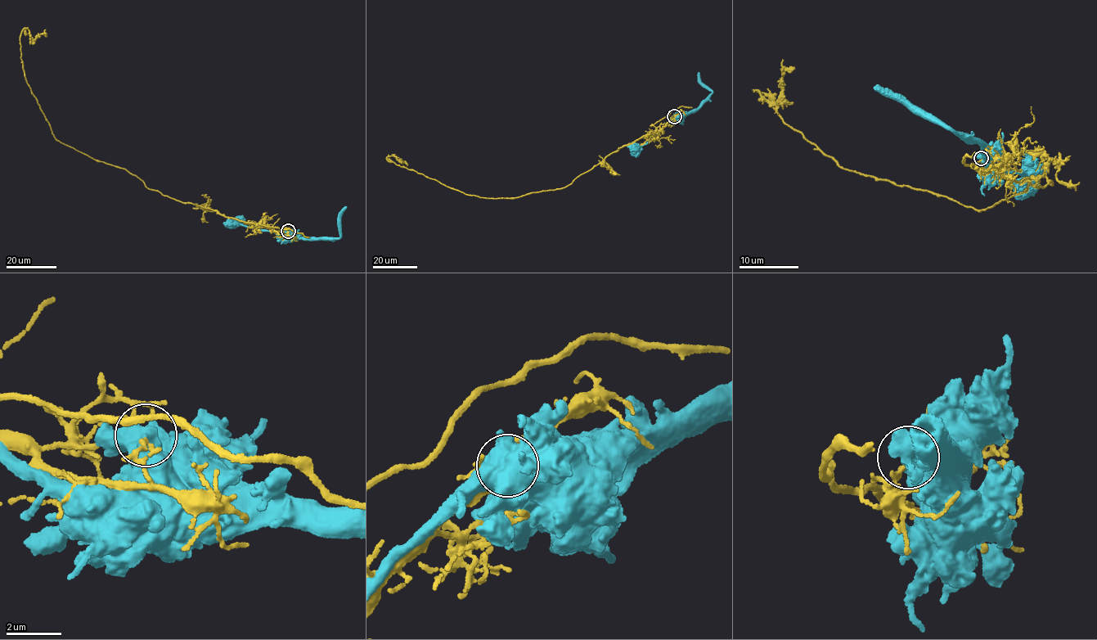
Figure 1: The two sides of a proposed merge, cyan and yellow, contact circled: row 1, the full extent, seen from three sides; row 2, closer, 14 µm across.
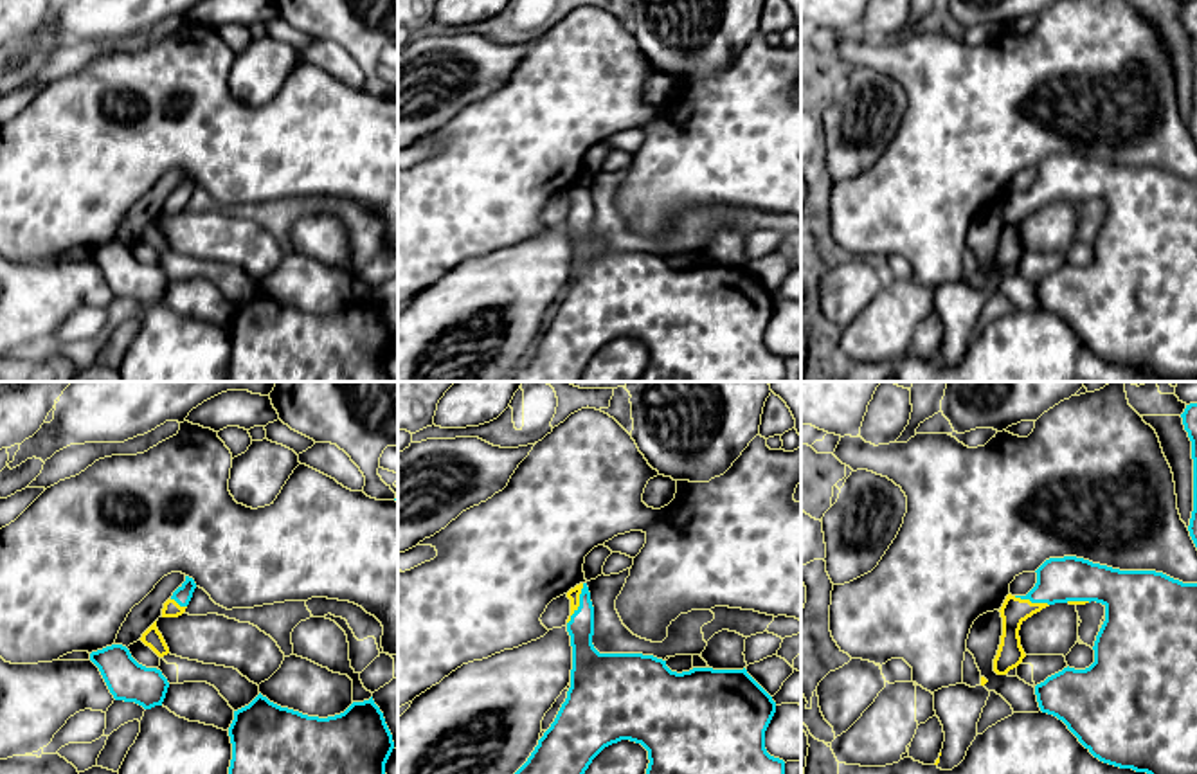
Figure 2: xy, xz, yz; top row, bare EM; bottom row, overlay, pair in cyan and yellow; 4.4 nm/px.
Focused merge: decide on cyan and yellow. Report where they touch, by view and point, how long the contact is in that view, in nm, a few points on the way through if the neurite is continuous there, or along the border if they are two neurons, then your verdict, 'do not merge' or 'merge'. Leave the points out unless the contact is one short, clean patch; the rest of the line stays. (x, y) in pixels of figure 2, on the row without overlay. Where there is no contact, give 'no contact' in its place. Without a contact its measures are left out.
meets cyan in xz at (580, 200); contact 200 nm long; do not merge

